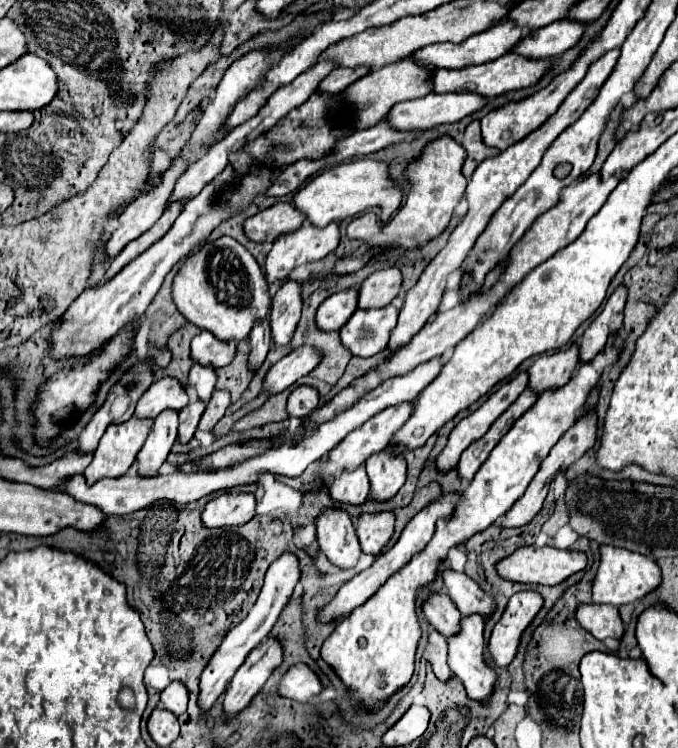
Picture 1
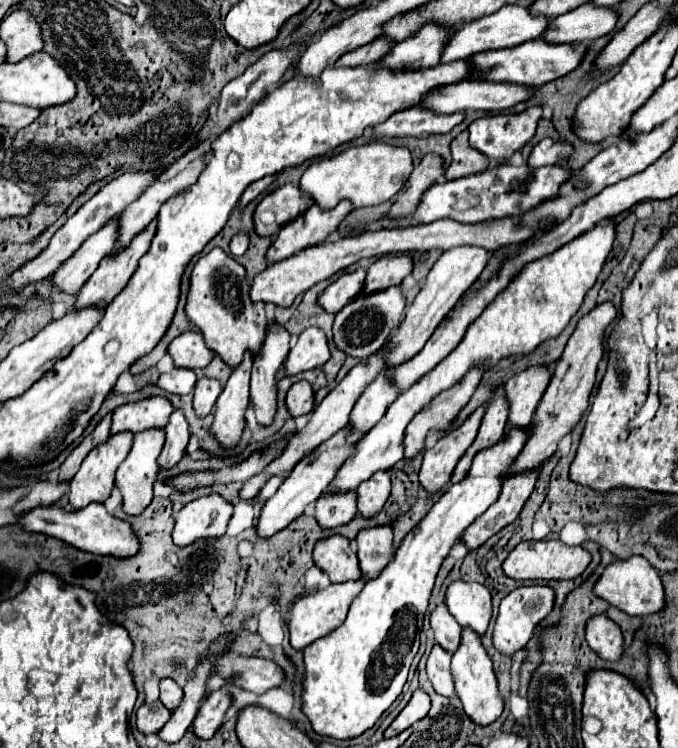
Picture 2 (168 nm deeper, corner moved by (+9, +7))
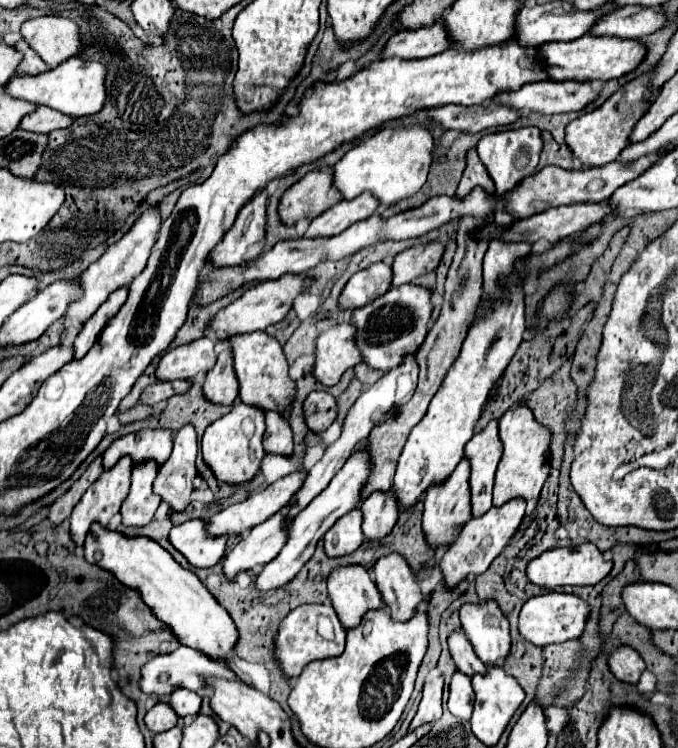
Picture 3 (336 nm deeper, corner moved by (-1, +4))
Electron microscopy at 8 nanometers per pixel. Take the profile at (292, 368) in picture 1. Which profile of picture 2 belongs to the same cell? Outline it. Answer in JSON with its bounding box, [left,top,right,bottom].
[285,327,331,375]

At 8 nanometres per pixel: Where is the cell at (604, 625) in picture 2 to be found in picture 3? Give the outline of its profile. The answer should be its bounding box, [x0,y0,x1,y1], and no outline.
[609,644,645,684]

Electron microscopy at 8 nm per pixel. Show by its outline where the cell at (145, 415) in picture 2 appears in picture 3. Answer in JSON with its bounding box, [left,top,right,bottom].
[103,428,173,468]

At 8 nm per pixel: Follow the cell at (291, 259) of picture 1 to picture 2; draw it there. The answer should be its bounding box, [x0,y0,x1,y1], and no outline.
[267,199,353,261]

